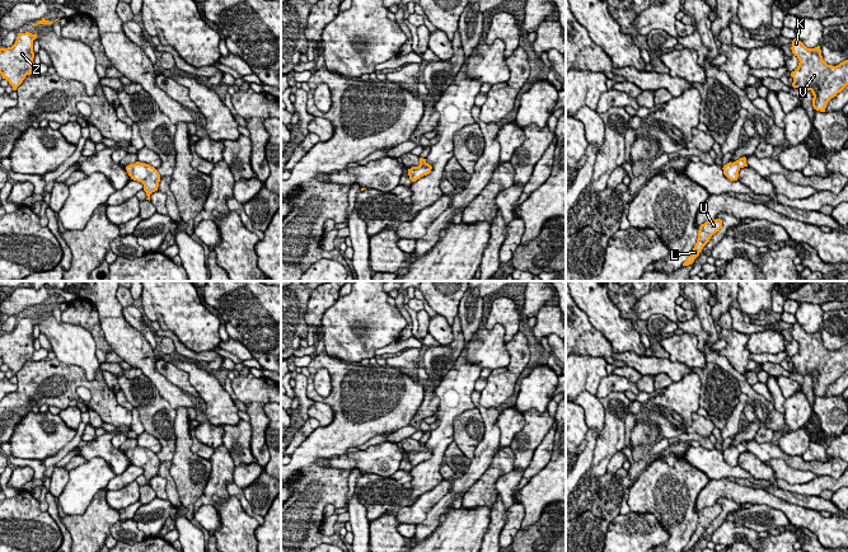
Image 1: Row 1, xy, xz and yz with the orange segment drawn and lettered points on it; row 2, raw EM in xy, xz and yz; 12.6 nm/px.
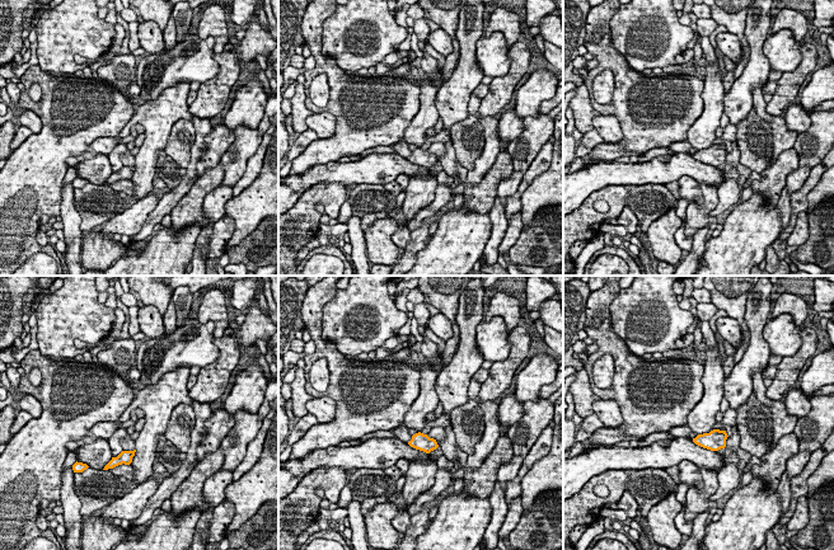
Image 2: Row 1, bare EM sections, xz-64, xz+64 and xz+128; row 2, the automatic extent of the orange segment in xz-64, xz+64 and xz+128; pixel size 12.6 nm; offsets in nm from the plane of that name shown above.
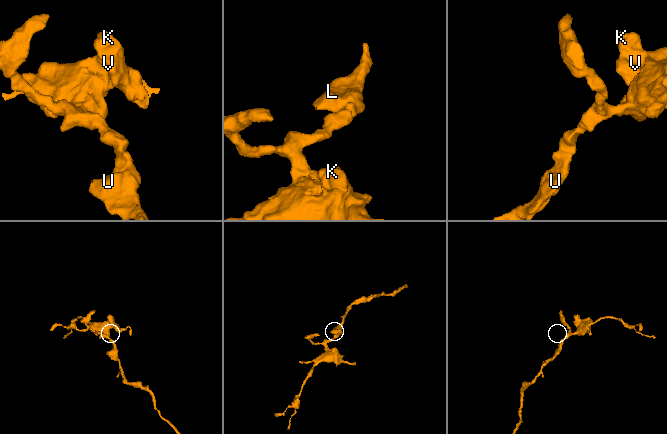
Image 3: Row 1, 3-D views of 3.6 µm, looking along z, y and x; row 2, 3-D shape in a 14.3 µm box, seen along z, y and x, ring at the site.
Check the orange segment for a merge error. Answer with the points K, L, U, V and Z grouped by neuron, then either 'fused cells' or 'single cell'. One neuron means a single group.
K L U V Z | single cell

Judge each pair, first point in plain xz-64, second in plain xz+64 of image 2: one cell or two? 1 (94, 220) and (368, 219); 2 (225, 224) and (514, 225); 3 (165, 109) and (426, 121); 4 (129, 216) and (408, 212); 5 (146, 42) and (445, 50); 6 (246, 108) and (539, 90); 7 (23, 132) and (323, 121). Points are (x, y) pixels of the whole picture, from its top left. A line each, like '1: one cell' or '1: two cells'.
1: one cell
2: one cell
3: two cells
4: two cells
5: one cell
6: one cell
7: two cells

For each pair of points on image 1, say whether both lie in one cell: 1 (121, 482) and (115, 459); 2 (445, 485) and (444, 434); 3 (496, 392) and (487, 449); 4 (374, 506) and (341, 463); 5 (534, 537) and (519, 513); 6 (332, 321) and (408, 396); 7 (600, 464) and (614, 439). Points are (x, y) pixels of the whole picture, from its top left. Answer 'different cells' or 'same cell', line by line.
1: different cells
2: different cells
3: different cells
4: different cells
5: different cells
6: different cells
7: same cell

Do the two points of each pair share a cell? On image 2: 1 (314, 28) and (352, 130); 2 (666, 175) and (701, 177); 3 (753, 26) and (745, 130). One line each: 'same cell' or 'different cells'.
1: same cell
2: same cell
3: different cells

